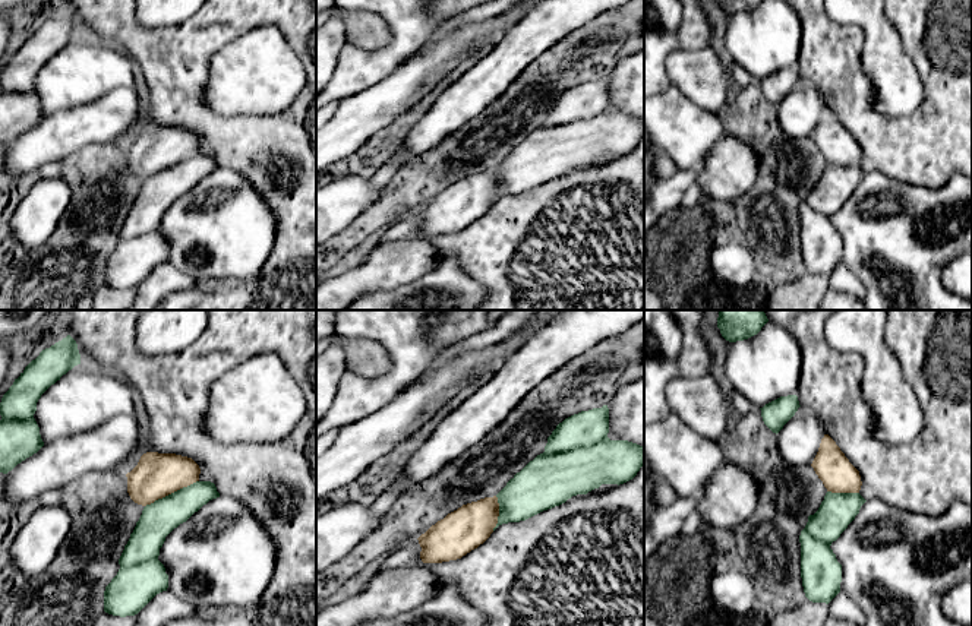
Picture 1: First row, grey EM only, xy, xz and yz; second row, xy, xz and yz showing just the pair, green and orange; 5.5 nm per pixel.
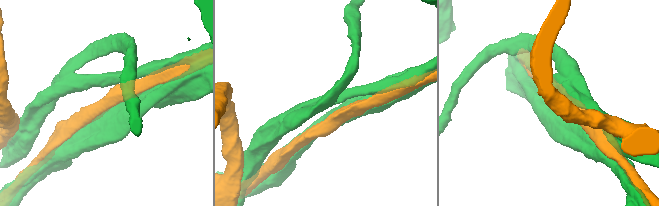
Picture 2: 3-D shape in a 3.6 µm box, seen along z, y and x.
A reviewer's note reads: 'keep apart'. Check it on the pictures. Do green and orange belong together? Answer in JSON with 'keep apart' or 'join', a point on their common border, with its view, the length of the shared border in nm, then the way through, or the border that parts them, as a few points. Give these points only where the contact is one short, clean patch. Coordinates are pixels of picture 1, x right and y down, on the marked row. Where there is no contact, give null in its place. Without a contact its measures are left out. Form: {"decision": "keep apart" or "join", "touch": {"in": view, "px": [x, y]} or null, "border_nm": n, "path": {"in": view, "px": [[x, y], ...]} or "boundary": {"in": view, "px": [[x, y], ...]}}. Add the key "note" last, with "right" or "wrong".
{"decision": "join", "touch": {"in": "xy", "px": [172, 493]}, "border_nm": 320, "note": "wrong"}

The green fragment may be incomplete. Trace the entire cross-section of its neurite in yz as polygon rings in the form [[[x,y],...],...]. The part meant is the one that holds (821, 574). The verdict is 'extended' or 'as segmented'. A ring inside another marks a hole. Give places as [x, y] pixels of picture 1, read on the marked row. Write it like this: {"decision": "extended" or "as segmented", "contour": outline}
{"decision": "extended", "contour": [[[824,434],[811,464],[827,493],[818,510],[801,531],[801,578],[805,597],[829,604],[839,592],[842,565],[830,548],[867,502],[861,494],[859,471],[836,442]]]}

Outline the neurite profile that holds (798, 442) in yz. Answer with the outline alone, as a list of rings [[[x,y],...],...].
[[[799,407],[795,415],[777,433],[777,452],[790,467],[811,465],[826,430],[817,414]]]

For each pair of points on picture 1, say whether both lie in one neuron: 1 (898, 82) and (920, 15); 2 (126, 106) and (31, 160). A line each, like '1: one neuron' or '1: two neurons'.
1: two neurons
2: one neuron

